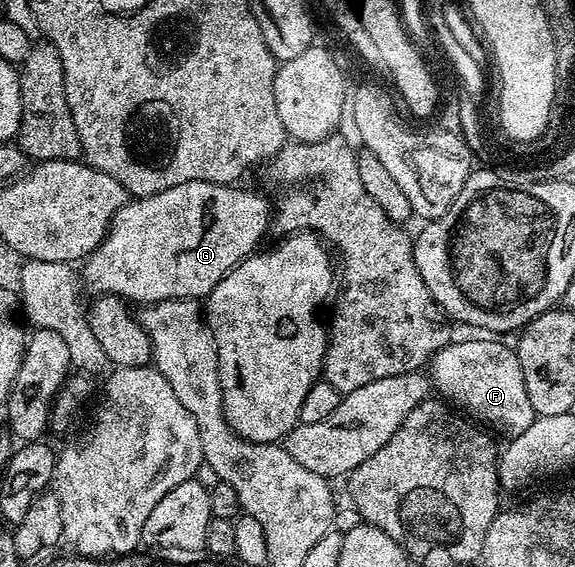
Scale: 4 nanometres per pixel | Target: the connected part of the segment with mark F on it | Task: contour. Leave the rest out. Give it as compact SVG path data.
M456 339L432 354L430 381L435 392L437 389L441 393L437 394L457 410L471 415L485 426L497 425L508 435L515 435L526 431L526 427L536 421L536 412L530 407L530 395L526 395L526 379L515 348L511 344L503 345L500 339L488 340L492 341Z

